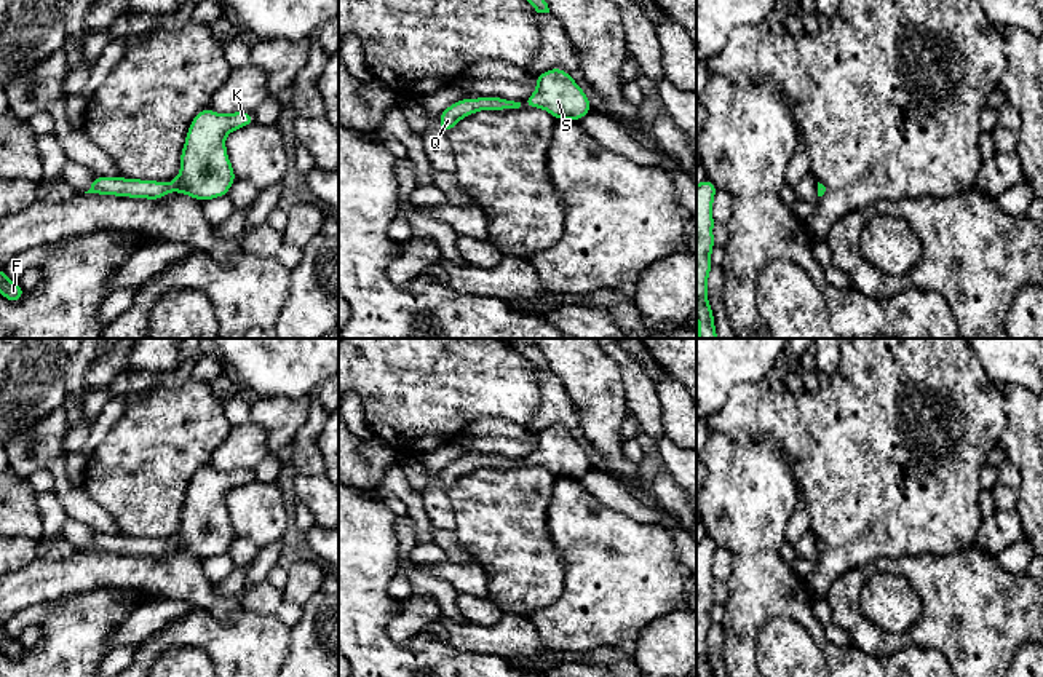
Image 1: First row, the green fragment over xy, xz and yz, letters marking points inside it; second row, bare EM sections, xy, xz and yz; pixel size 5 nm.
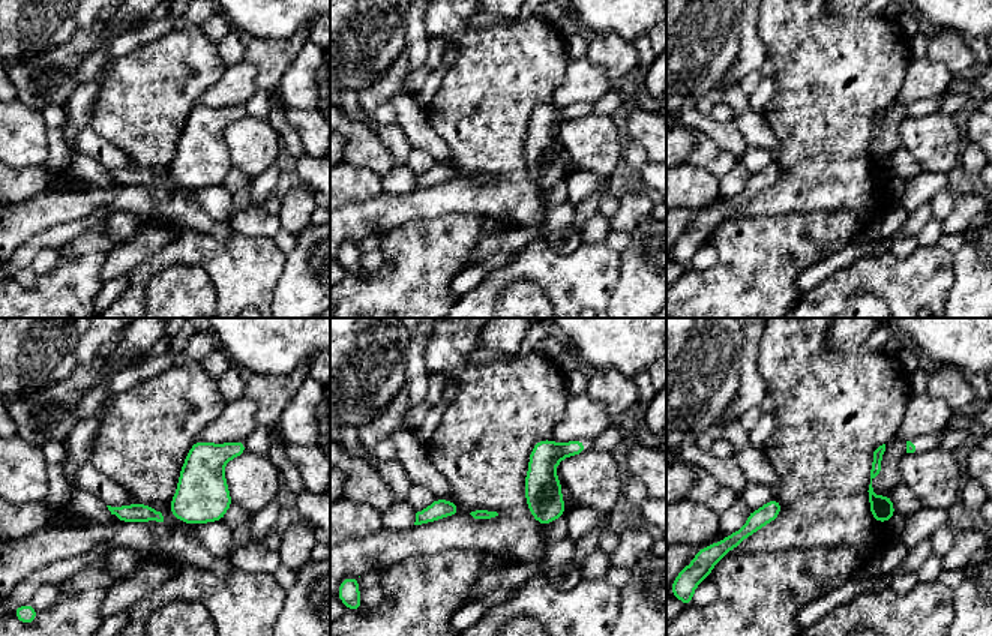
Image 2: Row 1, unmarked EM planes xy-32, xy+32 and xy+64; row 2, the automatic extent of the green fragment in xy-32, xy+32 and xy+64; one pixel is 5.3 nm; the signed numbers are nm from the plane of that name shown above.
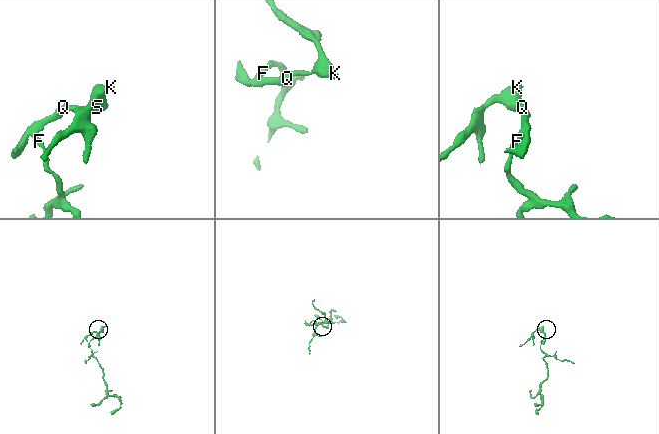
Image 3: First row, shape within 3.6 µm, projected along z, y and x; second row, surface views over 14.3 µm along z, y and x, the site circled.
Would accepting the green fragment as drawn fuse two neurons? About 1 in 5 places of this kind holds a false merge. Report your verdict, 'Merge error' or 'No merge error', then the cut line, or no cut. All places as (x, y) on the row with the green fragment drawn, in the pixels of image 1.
No merge error. No split

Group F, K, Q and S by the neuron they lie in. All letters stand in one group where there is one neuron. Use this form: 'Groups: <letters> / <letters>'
Groups: F K Q S

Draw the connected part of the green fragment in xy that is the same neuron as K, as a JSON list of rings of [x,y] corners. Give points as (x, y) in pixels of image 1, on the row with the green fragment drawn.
[[[203,109],[187,131],[180,174],[168,185],[158,180],[96,176],[85,193],[160,200],[169,192],[179,192],[200,201],[224,196],[236,180],[225,150],[225,136],[254,121],[251,112],[222,115]]]

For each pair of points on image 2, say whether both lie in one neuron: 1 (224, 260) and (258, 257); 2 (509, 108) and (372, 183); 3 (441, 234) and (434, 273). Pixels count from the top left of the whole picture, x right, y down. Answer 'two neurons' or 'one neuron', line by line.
1: one neuron
2: two neurons
3: one neuron

